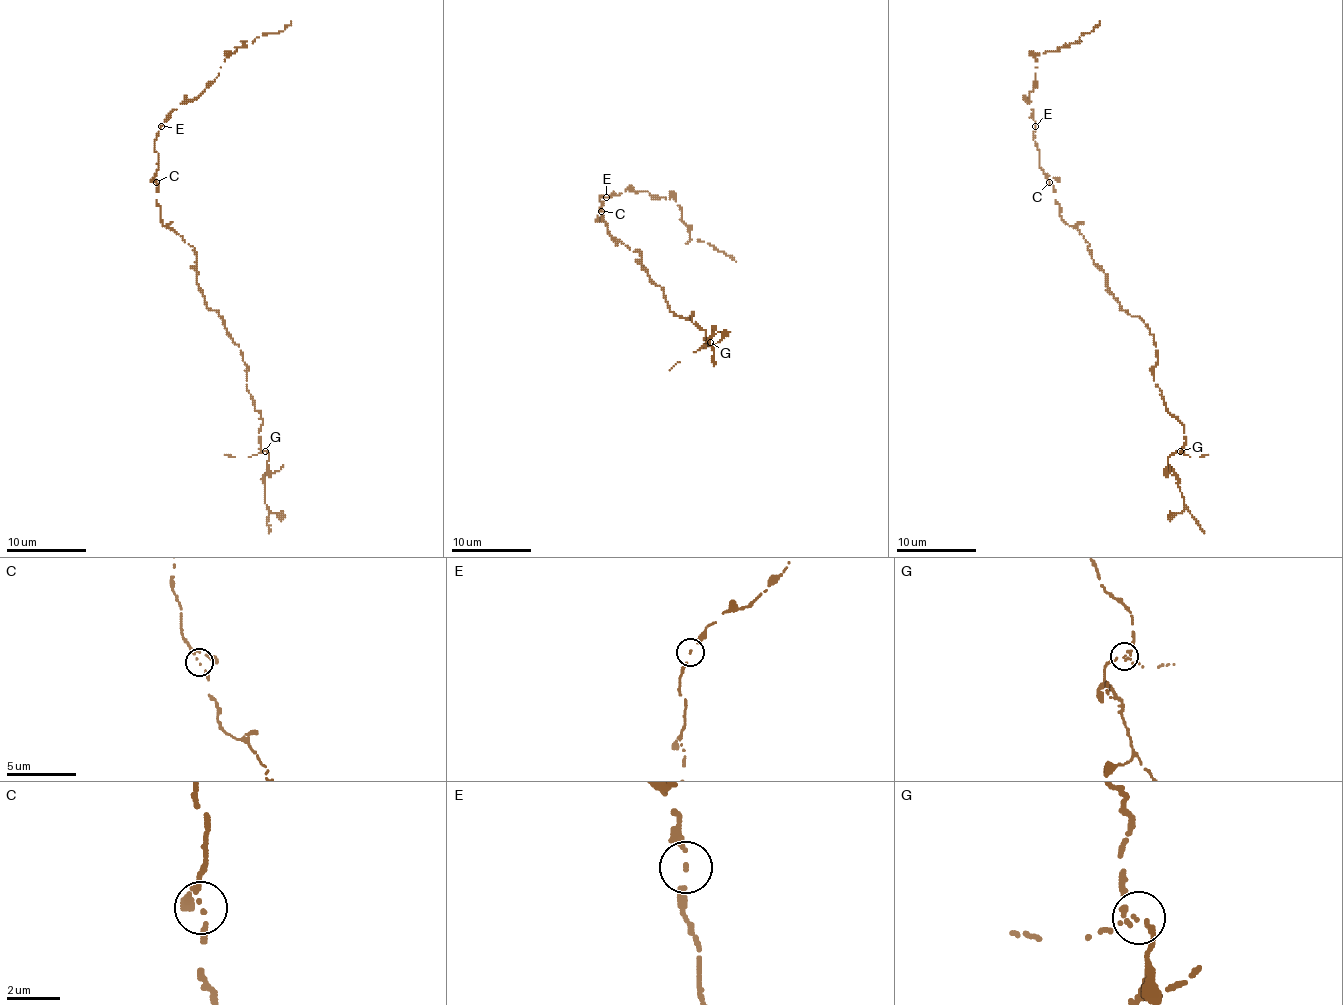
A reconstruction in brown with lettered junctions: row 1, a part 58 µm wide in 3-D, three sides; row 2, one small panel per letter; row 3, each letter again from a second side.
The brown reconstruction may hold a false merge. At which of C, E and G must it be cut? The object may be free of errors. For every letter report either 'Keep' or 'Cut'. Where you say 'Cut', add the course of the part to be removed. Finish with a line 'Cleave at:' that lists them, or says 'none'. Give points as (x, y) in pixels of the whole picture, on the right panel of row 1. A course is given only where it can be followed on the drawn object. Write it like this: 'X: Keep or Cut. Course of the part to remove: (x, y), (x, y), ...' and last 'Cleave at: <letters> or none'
C: Keep
E: Cut. Course of the part to remove: (1035, 125), (1027, 101), (1033, 89), (1035, 57), (1075, 43), (1099, 21)
G: Keep
Cleave at: E

